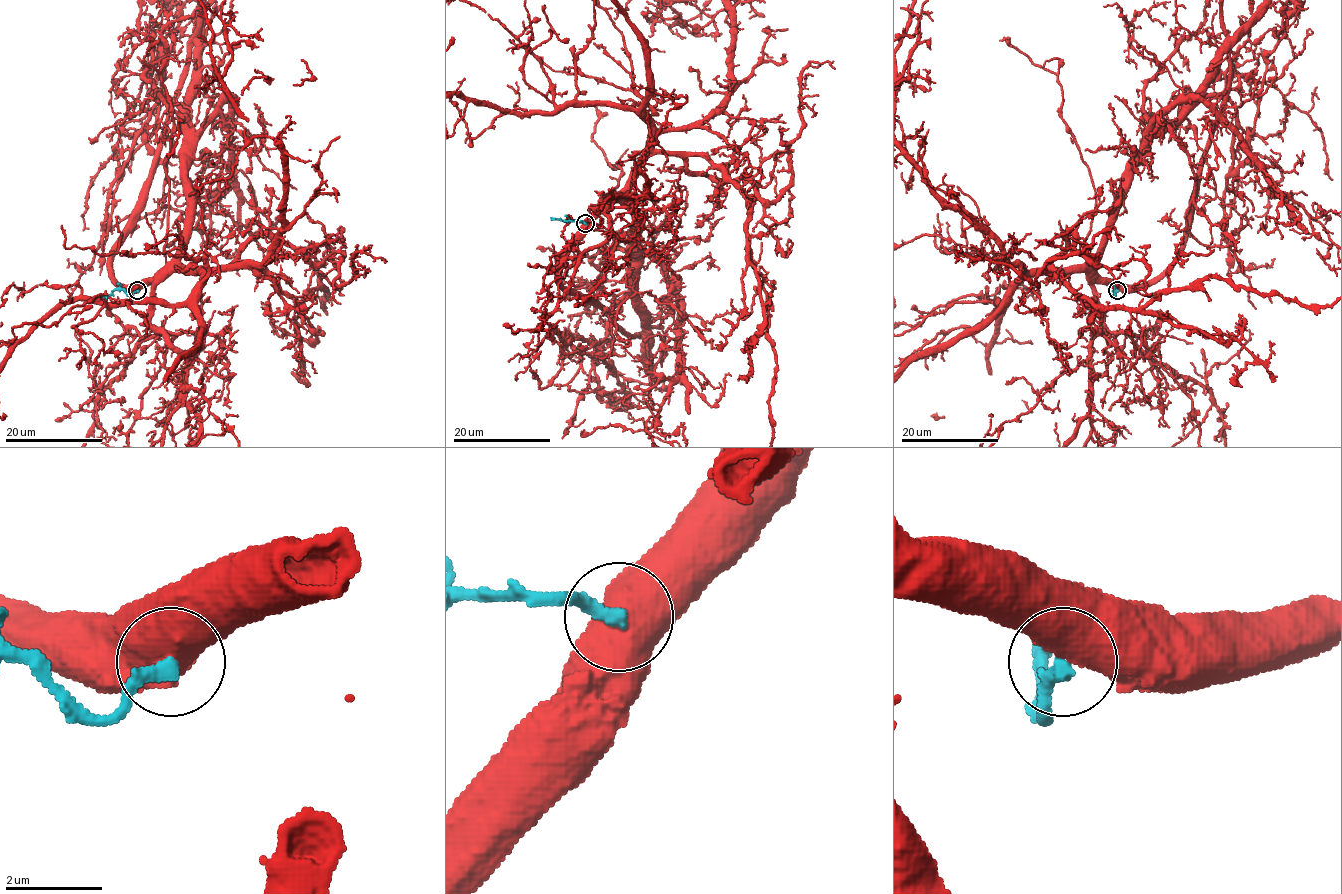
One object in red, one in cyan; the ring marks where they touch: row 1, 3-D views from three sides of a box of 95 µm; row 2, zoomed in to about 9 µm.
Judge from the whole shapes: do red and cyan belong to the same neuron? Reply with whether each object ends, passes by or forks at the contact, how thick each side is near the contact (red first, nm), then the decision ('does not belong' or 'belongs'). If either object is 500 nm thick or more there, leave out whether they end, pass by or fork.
calibres 800 and 340 nm; does not belong

